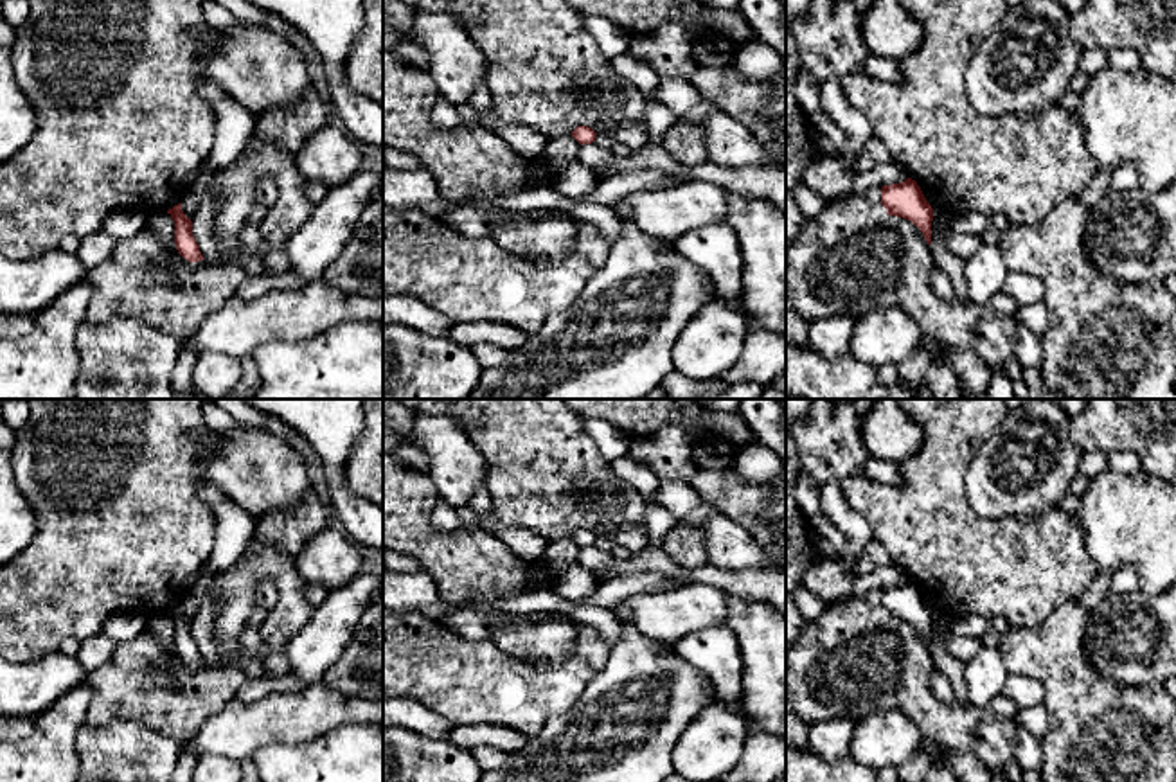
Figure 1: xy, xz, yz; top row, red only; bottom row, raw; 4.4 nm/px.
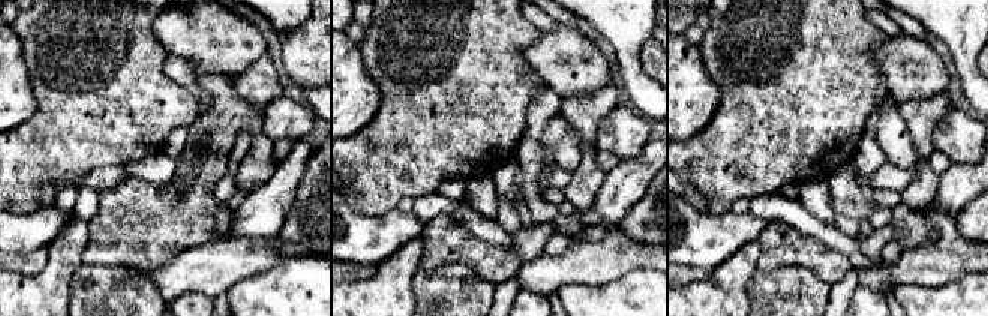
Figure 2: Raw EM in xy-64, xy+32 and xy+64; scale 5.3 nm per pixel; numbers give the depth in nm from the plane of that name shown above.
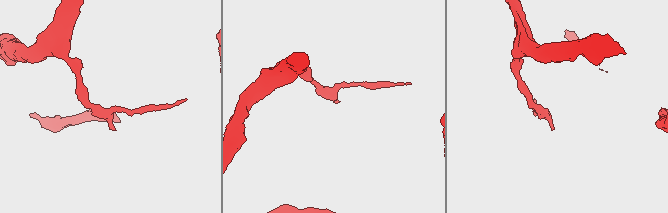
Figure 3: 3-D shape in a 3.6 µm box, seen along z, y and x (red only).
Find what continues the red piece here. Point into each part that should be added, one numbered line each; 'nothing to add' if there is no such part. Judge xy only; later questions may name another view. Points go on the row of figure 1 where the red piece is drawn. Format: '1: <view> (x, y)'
nothing to add

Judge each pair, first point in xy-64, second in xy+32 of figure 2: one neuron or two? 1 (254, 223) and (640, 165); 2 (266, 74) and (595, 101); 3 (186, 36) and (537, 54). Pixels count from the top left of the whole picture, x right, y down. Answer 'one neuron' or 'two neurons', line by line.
1: one neuron
2: one neuron
3: one neuron

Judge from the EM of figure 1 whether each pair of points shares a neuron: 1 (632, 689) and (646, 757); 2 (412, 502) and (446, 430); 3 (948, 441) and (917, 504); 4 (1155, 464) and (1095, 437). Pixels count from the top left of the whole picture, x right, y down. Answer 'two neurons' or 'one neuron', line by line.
1: one neuron
2: two neurons
3: one neuron
4: one neuron

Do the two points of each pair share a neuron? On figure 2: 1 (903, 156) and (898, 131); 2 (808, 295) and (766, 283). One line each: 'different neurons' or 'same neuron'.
1: same neuron
2: same neuron

